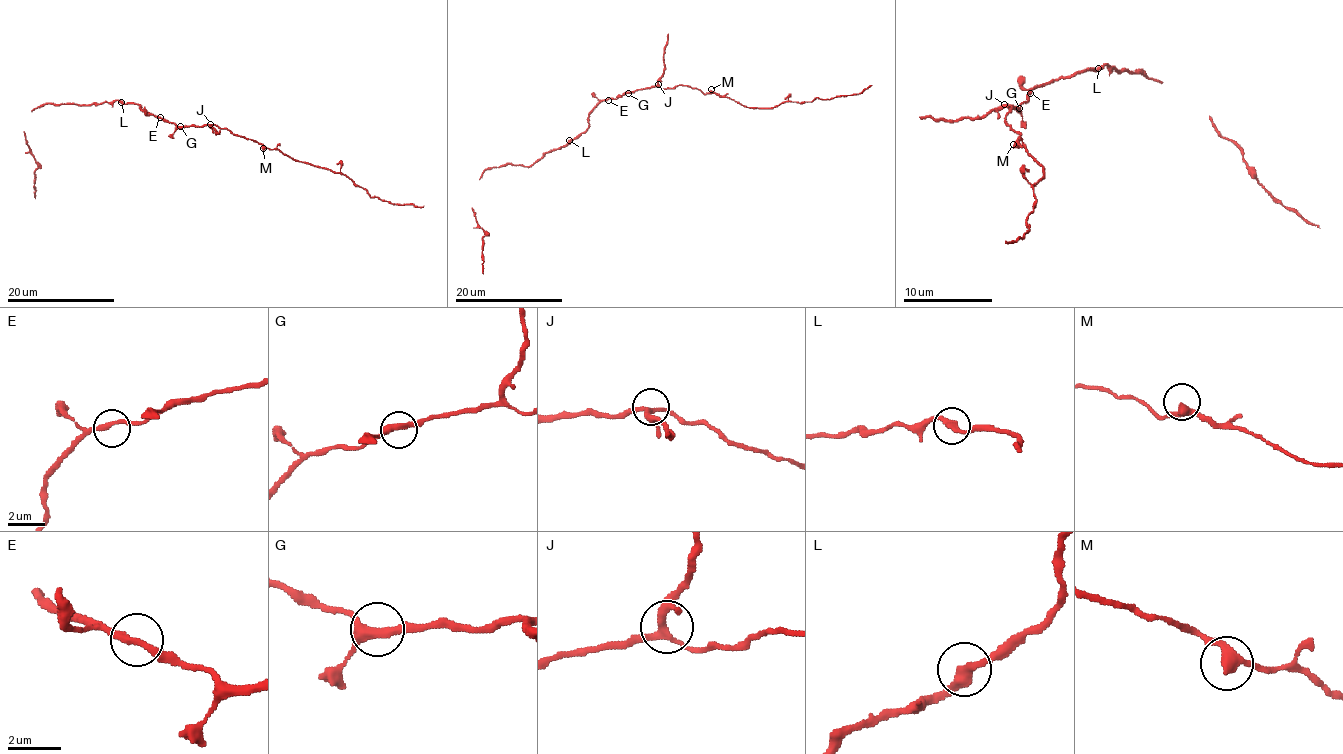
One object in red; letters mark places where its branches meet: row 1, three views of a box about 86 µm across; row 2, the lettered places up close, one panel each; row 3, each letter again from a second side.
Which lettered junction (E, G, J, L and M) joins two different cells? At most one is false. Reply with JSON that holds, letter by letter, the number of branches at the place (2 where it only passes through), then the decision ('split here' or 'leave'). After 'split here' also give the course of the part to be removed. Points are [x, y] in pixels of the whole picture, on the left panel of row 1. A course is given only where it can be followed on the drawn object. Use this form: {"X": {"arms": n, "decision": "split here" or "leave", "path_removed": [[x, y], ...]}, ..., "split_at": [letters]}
{"E": {"arms": 2, "decision": "leave"}, "G": {"arms": 3, "decision": "leave"}, "J": {"arms": 4, "decision": "leave"}, "L": {"arms": 2, "decision": "leave"}, "M": {"arms": 2, "decision": "leave"}, "split_at": []}

